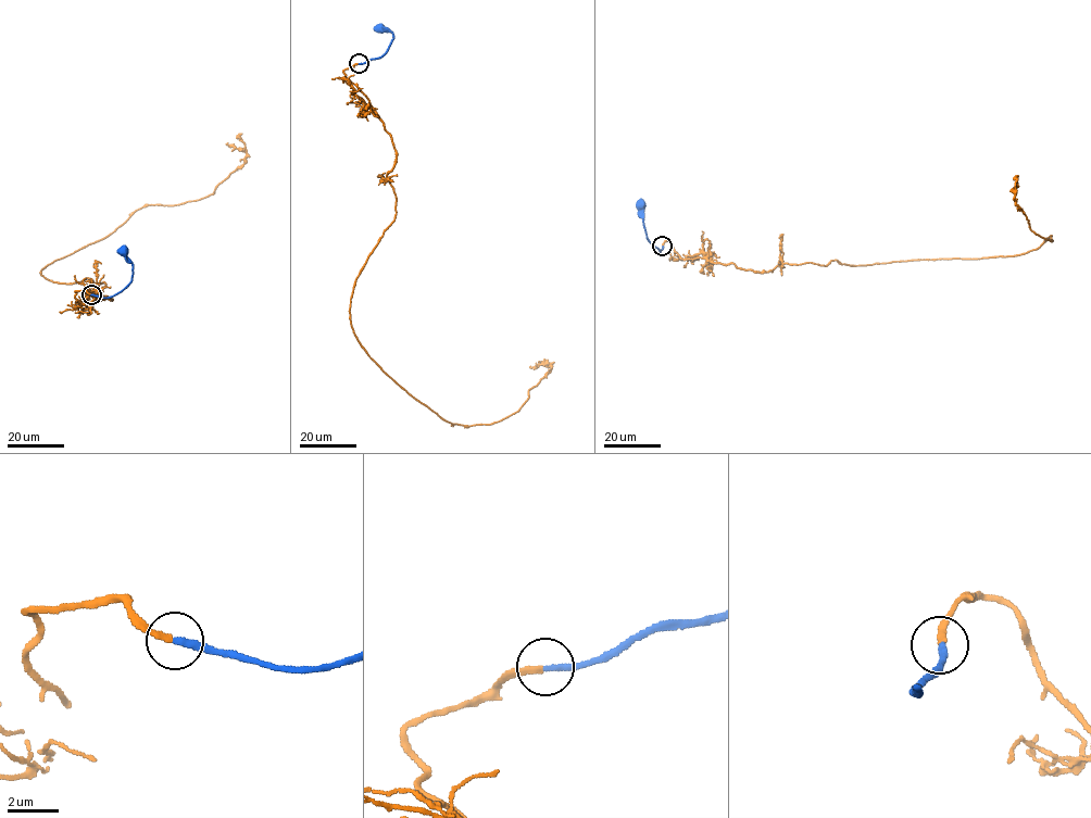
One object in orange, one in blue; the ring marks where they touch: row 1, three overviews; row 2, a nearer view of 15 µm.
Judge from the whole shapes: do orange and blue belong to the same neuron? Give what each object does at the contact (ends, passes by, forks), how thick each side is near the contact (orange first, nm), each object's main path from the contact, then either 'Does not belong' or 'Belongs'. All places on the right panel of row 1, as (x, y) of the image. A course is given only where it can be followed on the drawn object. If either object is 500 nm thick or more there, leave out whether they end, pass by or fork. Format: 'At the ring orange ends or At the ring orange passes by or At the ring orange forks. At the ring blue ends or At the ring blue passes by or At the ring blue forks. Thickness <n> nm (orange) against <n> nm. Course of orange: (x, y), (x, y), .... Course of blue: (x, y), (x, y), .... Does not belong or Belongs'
At the ring orange ends. At the ring blue ends. Thickness 240 nm (orange) against 240 nm. Course of orange: (663, 247), (669, 241), (682, 259), (754, 272), (785, 263), (1020, 255), (1053, 241), (1030, 227), (1013, 178). Course of blue: (663, 247), (661, 252), (648, 239), (641, 204). Belongs

